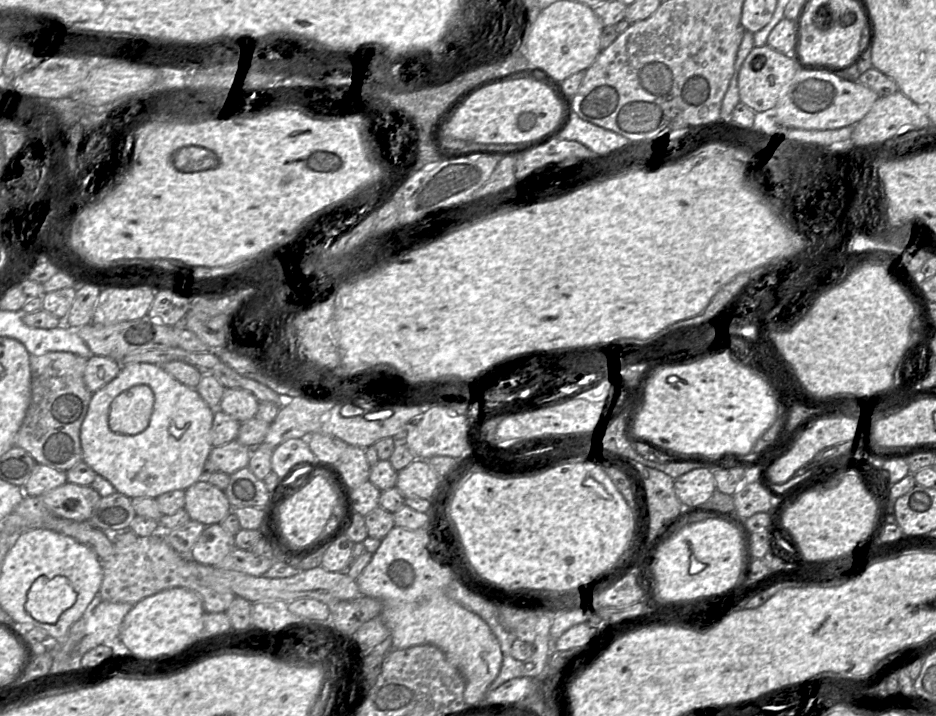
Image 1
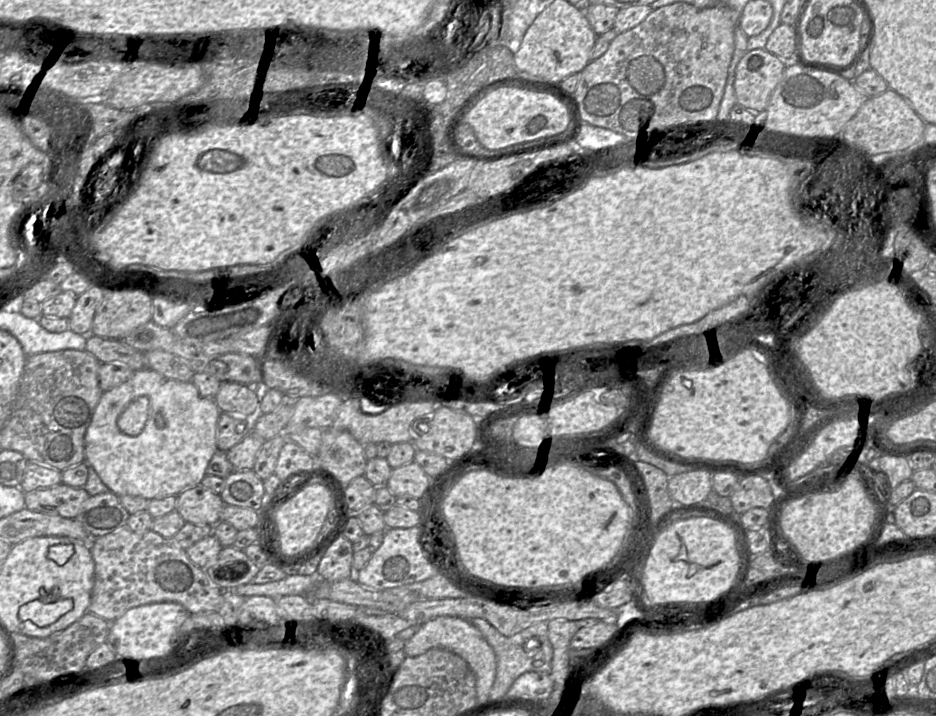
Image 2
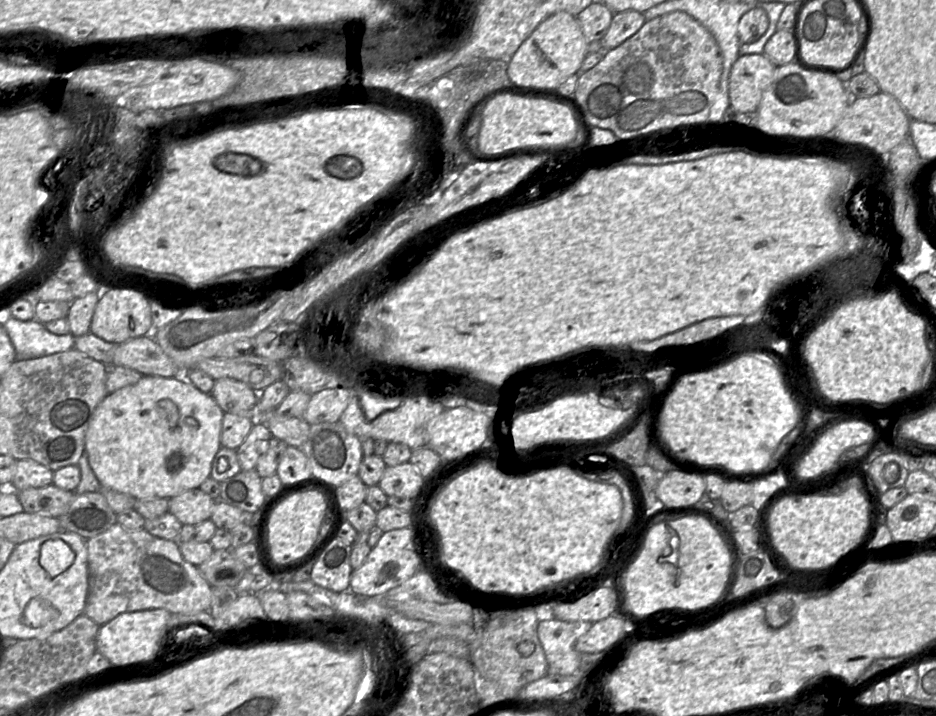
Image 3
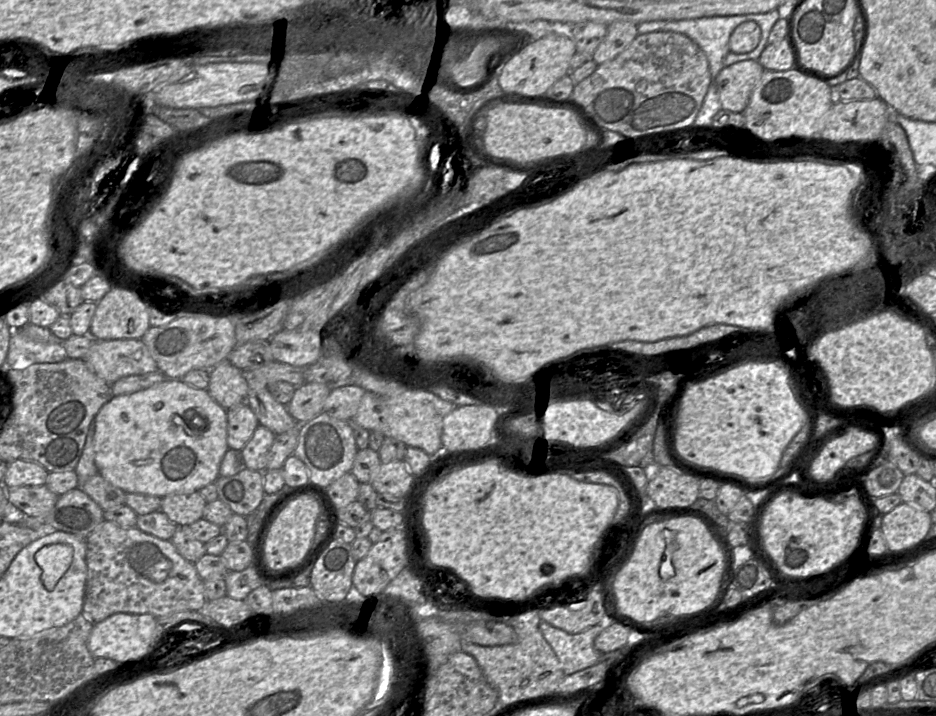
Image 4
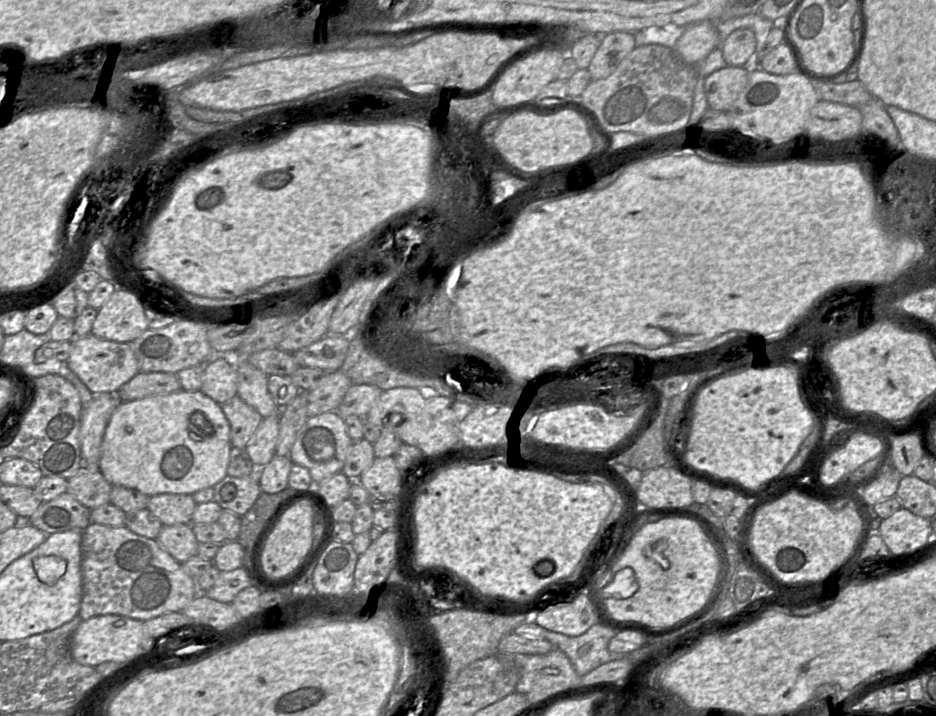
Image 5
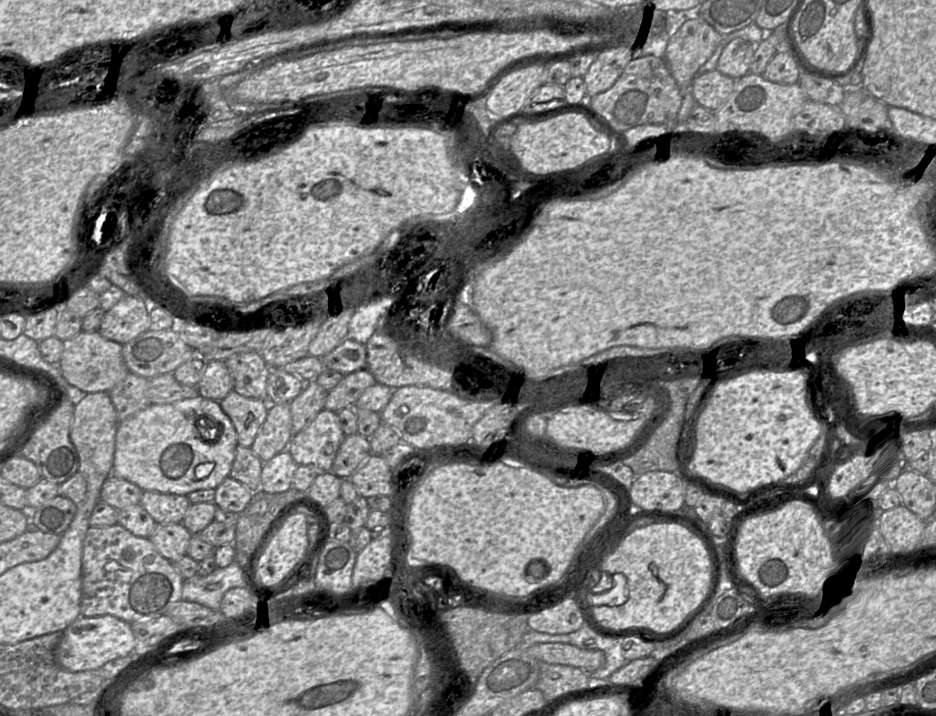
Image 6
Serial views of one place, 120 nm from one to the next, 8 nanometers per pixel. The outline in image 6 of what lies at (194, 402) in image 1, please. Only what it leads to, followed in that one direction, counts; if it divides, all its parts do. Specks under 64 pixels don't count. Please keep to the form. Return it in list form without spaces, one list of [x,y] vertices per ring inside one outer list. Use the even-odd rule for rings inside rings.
[[[198,395],[169,404],[151,404],[119,423],[115,436],[112,475],[135,484],[142,491],[187,496],[197,490],[216,489],[229,476],[237,445],[235,427],[222,410],[220,401]],[[216,431],[218,437],[215,441],[205,439],[205,435],[213,438]]]

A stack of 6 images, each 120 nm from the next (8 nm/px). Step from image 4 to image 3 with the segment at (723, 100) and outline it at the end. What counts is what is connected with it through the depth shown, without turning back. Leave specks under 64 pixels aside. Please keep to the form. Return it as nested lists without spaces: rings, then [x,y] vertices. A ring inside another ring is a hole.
[[[764,54],[739,56],[729,77],[730,106],[740,112],[755,114],[777,67]]]

